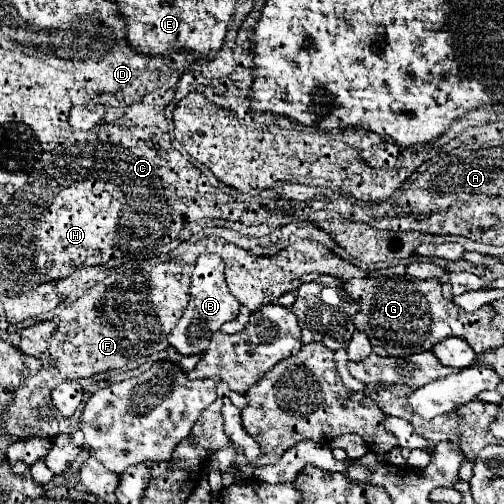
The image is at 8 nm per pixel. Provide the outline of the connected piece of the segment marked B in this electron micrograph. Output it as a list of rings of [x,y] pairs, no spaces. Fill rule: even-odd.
[[[200,255],[192,273],[190,285],[190,303],[178,321],[178,325],[168,335],[168,343],[176,347],[182,355],[200,355],[208,349],[208,341],[214,331],[218,331],[224,323],[234,321],[240,311],[240,301],[228,291],[224,279],[224,261],[220,255]]]

